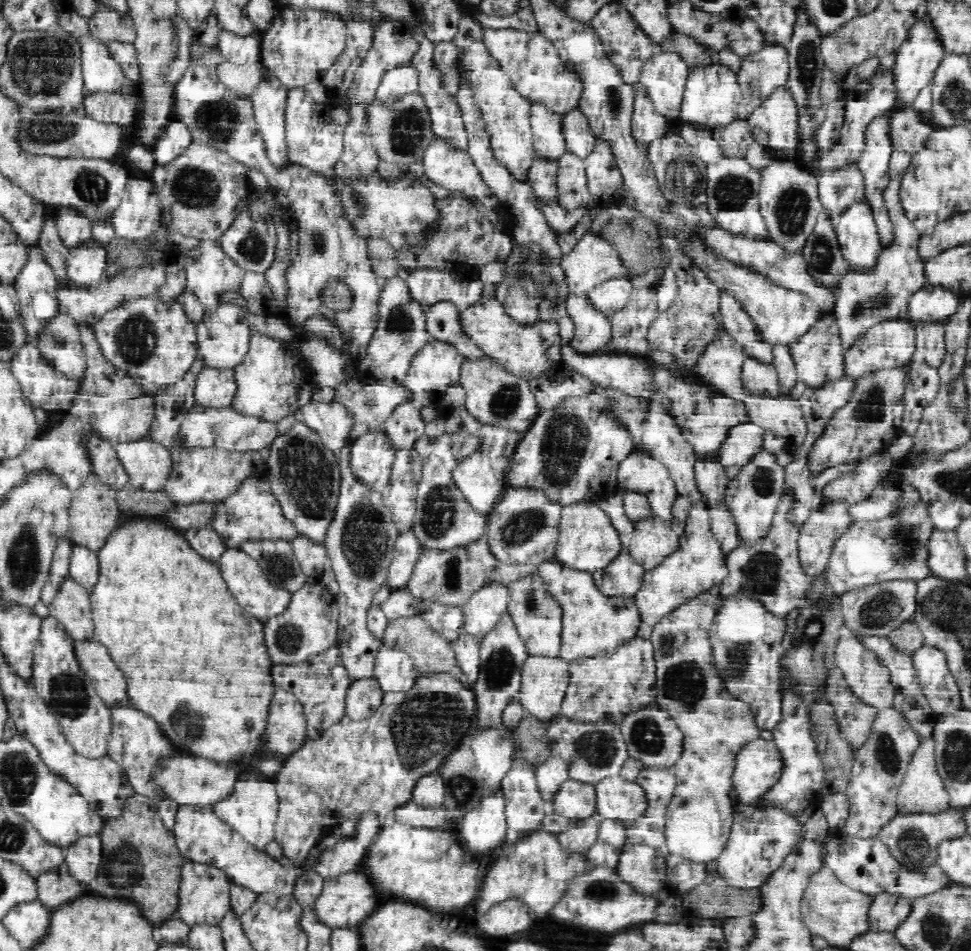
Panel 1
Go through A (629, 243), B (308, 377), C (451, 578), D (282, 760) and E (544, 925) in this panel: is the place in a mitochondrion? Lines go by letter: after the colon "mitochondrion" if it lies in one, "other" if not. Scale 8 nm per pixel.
A: other
B: other
C: mitochondrion
D: other
E: other

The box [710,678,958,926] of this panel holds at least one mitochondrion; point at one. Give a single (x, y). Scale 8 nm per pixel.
(914, 846)

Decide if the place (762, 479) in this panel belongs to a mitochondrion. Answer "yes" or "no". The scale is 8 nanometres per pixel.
yes

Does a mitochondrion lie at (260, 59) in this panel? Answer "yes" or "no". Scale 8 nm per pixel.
no

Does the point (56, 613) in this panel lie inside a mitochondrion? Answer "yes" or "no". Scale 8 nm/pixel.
no

